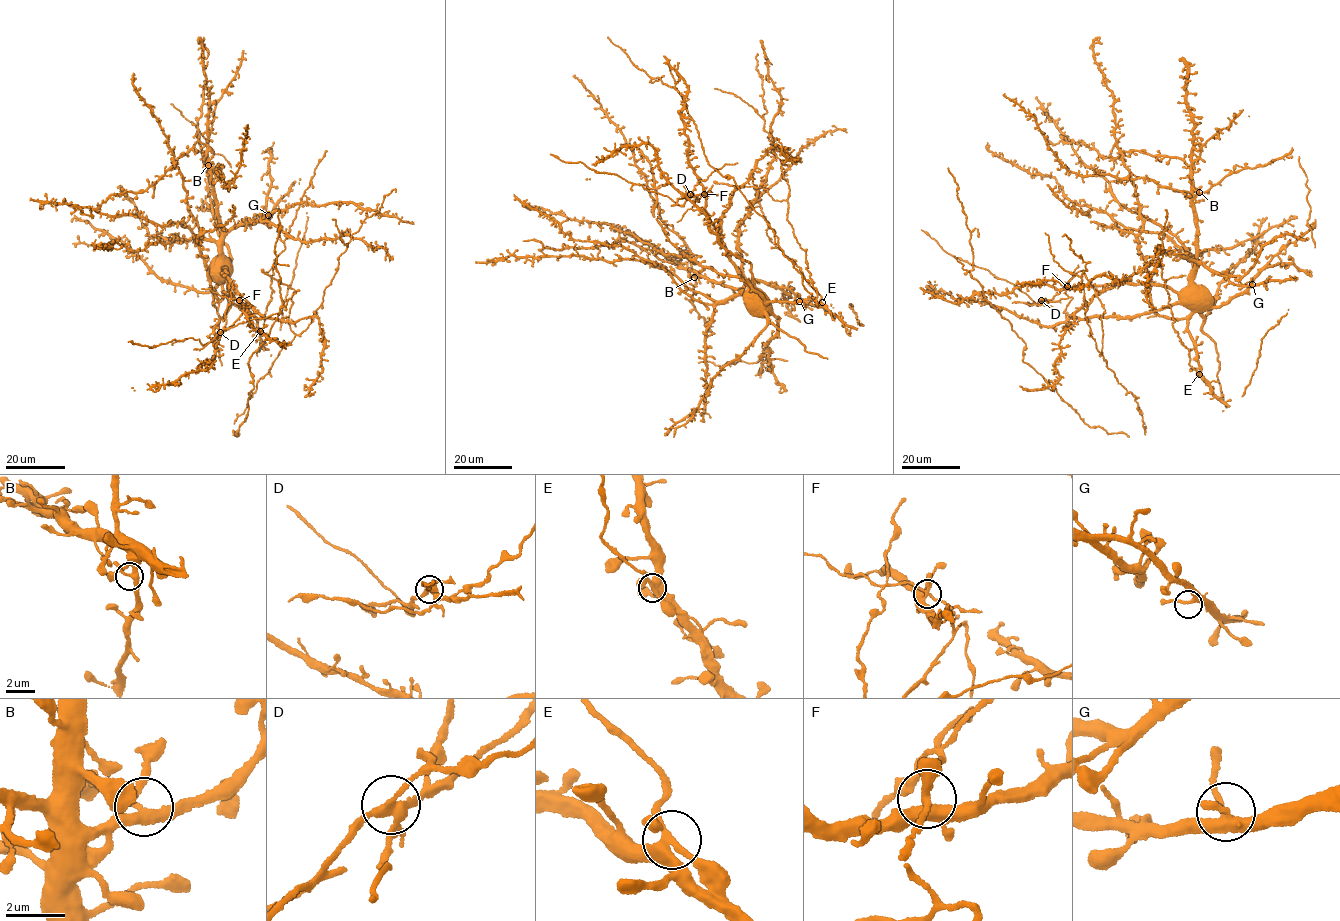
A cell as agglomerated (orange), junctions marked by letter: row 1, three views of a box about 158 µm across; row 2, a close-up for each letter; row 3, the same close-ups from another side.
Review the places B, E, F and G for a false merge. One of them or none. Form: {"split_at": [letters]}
{"split_at": ["F"]}

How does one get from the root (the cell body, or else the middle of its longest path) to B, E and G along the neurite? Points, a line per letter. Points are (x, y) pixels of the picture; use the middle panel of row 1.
B: (753, 297), (747, 299), (737, 289), (705, 276), (695, 273), (694, 277)
E: (753, 297), (760, 293), (766, 305), (809, 299), (822, 302)
G: (753, 297), (747, 299), (741, 289), (749, 282), (760, 280), (787, 288), (799, 301)

